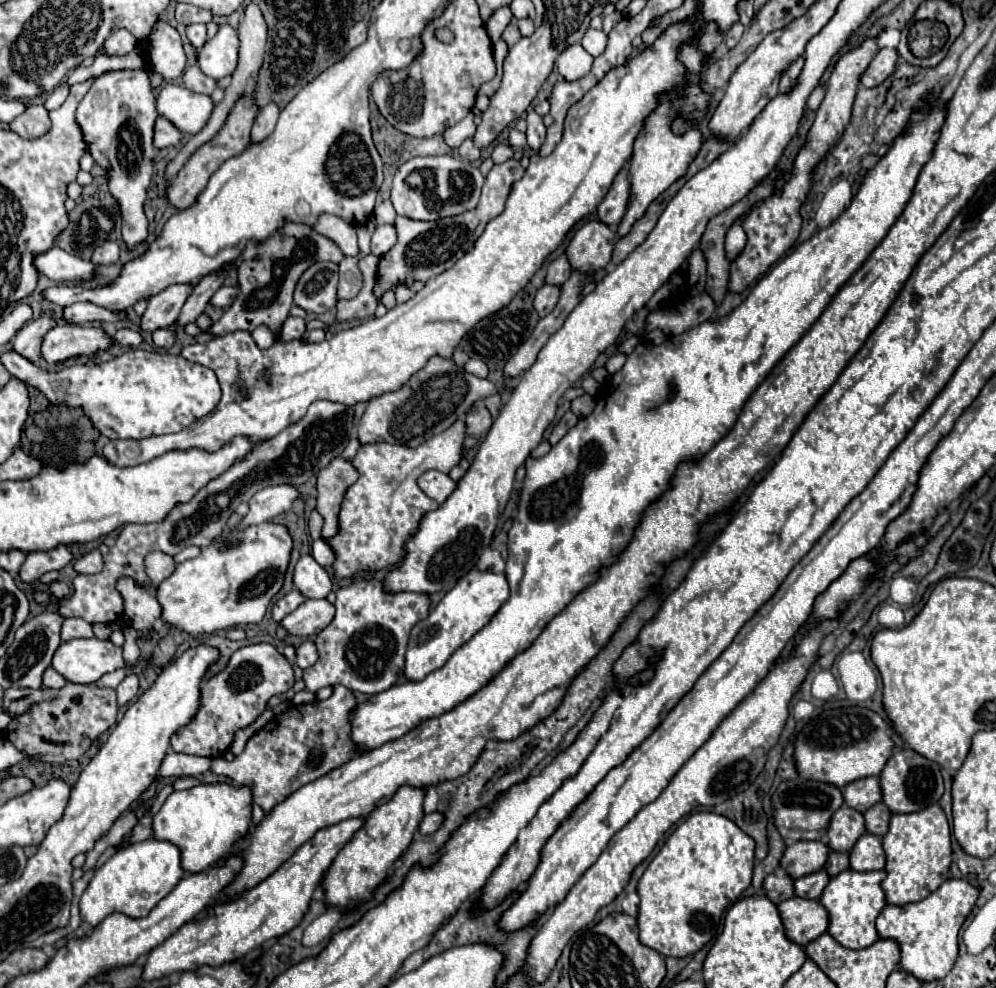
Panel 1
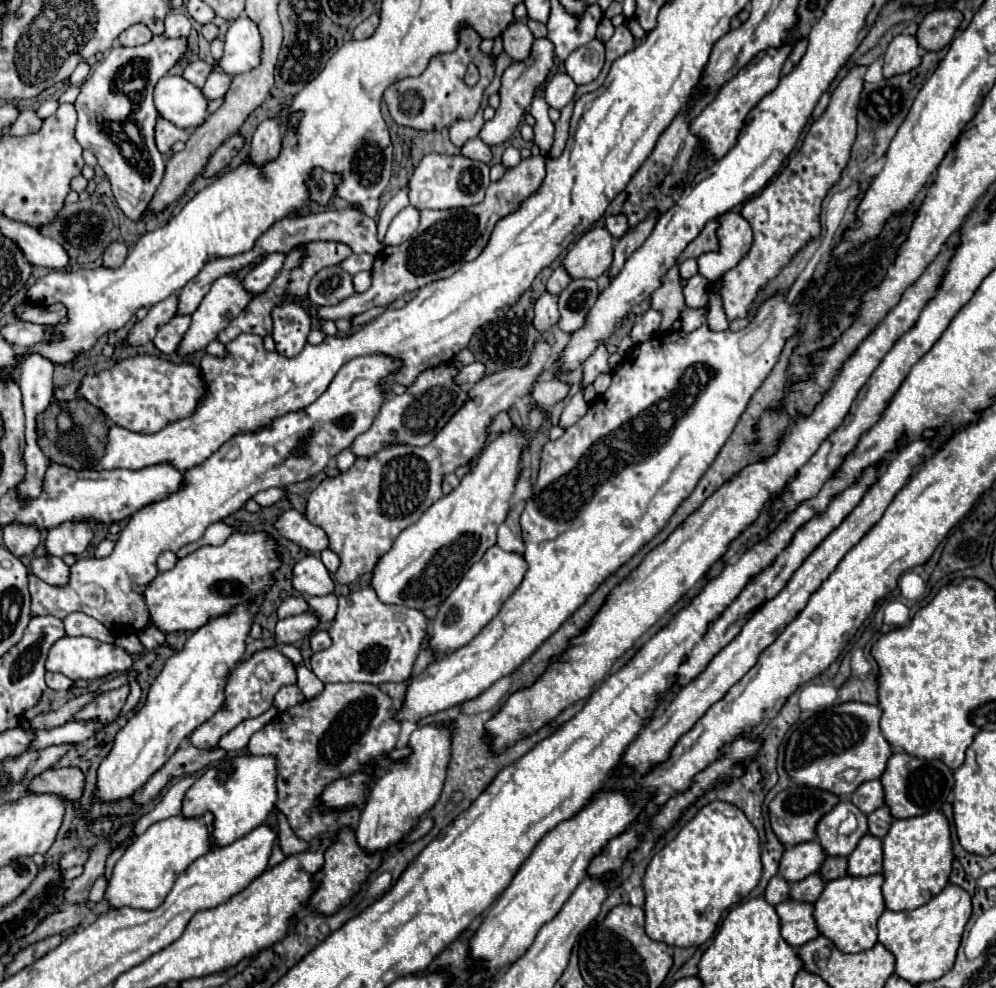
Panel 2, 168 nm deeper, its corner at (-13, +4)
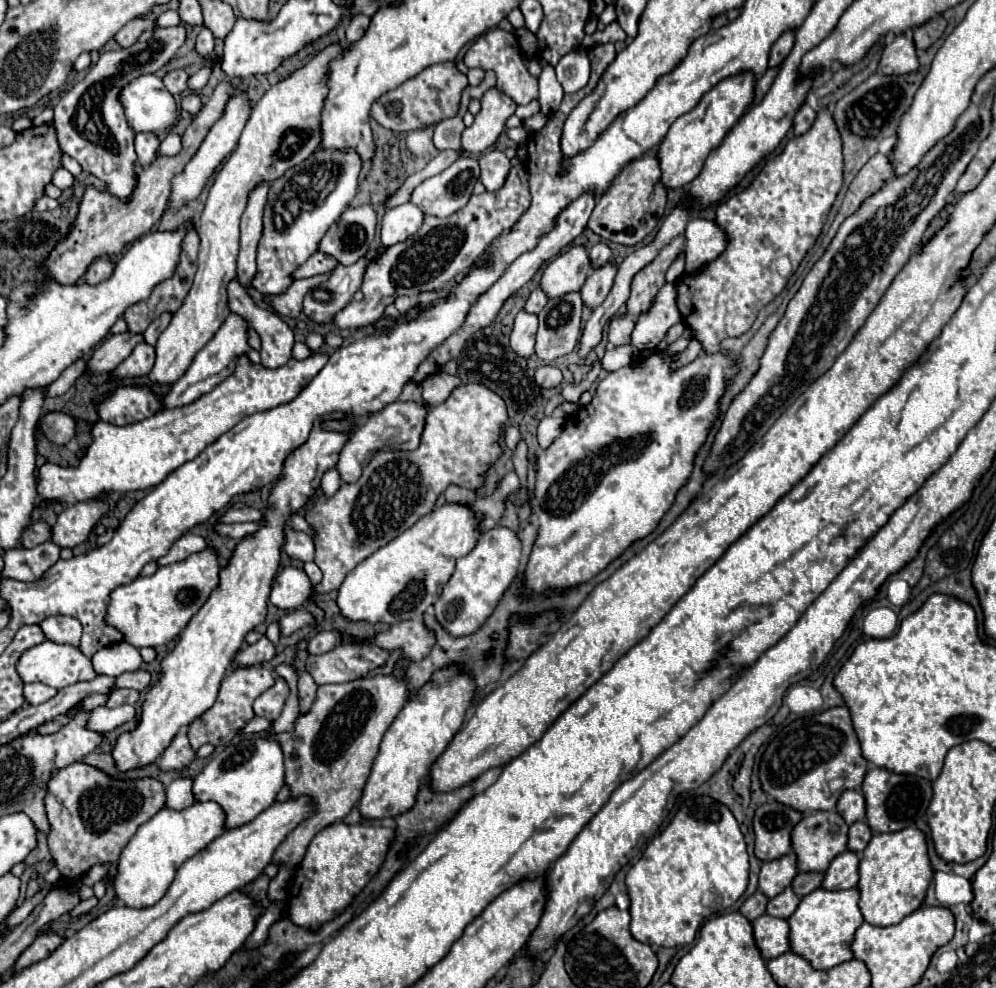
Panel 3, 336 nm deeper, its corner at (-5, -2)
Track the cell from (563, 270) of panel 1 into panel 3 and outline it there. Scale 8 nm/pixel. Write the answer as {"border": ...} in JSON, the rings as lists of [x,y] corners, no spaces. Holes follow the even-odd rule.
{"border":[[[536,288],[536,290],[530,294],[530,298],[526,300],[524,310],[526,310],[526,312],[532,312],[532,314],[538,314],[538,312],[544,308],[546,302],[548,302],[548,296],[544,296],[544,290],[542,290],[542,288]]]}

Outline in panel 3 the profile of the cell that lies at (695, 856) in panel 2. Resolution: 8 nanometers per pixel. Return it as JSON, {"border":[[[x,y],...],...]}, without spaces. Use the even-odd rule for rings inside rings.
{"border":[[[710,796],[684,800],[678,814],[668,824],[668,828],[646,846],[642,858],[630,868],[626,876],[626,886],[630,896],[632,936],[642,944],[658,948],[674,948],[694,942],[698,930],[710,916],[726,910],[746,892],[748,870],[750,864],[748,864],[746,842],[732,812]]]}

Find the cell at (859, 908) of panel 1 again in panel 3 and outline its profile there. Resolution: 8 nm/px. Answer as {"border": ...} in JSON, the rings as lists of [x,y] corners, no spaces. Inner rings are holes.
{"border":[[[818,888],[816,892],[810,892],[802,898],[796,912],[788,918],[790,924],[790,944],[792,952],[804,956],[810,960],[810,964],[816,970],[830,970],[842,962],[852,960],[852,936],[856,934],[856,928],[864,922],[864,916],[860,912],[860,890],[826,890]]]}

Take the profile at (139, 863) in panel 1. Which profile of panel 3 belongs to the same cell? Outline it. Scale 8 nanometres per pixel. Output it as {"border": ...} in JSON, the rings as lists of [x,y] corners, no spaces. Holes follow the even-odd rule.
{"border":[[[194,802],[184,810],[162,808],[130,838],[114,876],[116,898],[130,908],[154,906],[168,890],[176,870],[224,832],[224,812],[216,802]]]}

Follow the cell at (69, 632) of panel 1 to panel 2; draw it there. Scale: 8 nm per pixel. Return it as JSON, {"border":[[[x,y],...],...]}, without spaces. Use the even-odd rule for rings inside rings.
{"border":[[[72,612],[62,622],[64,622],[66,636],[90,636],[100,642],[114,642],[110,630],[84,612]]]}

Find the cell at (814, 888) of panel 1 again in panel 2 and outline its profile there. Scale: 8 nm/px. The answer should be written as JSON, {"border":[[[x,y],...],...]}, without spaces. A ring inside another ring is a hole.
{"border":[[[812,874],[790,886],[790,898],[796,902],[814,904],[816,898],[822,894],[822,890],[824,890],[824,882],[820,882],[820,878],[816,878],[816,874]]]}

